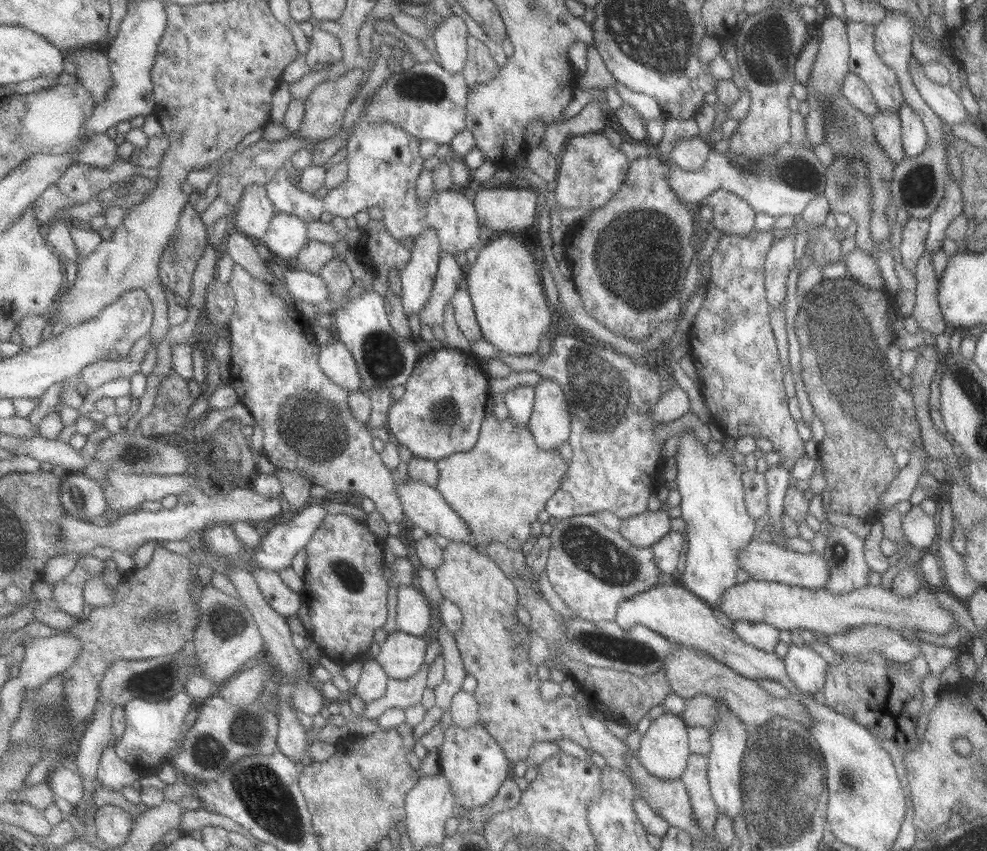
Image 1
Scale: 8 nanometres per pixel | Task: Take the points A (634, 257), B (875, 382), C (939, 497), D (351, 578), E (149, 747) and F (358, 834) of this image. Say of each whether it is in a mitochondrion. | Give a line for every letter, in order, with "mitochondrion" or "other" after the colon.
A: mitochondrion
B: mitochondrion
C: other
D: mitochondrion
E: other
F: other

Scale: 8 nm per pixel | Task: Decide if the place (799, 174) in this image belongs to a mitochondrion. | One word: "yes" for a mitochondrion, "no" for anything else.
yes

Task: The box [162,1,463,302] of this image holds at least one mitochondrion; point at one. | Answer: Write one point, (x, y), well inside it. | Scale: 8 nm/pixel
(430, 90)

